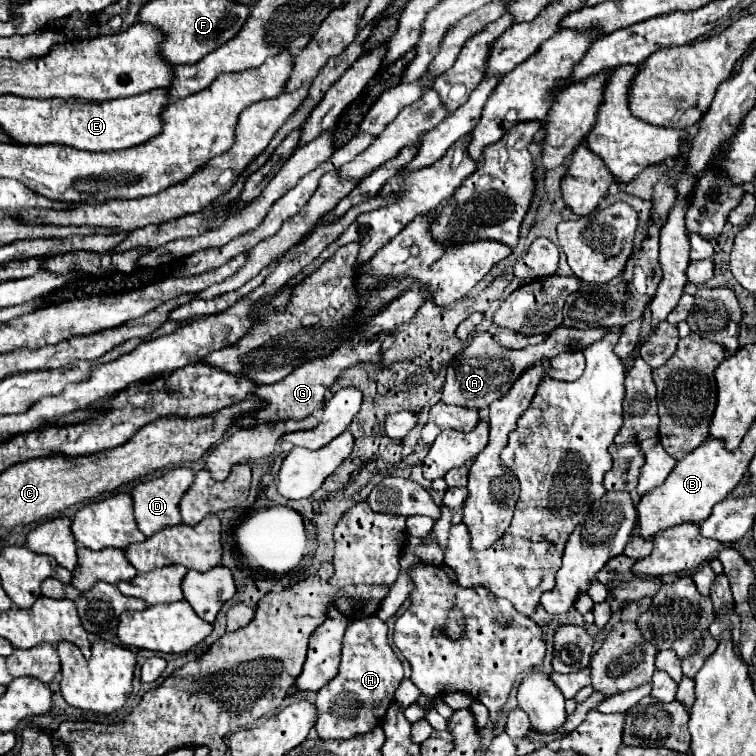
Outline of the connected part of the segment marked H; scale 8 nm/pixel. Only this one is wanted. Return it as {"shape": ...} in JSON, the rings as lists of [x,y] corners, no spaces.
{"shape":[[[376,616],[350,620],[342,642],[340,672],[316,694],[318,736],[322,740],[348,740],[370,732],[384,720],[402,678],[402,662],[388,644],[388,626]]]}

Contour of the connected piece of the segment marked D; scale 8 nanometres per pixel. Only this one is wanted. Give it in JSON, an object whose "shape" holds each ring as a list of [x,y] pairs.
{"shape":[[[174,468],[174,470],[166,472],[160,478],[154,478],[154,480],[148,480],[148,482],[140,482],[132,490],[136,522],[138,522],[138,528],[144,532],[144,536],[154,536],[154,532],[158,532],[162,528],[182,524],[178,504],[180,504],[184,492],[190,488],[192,482],[194,482],[194,472],[190,468]]]}

